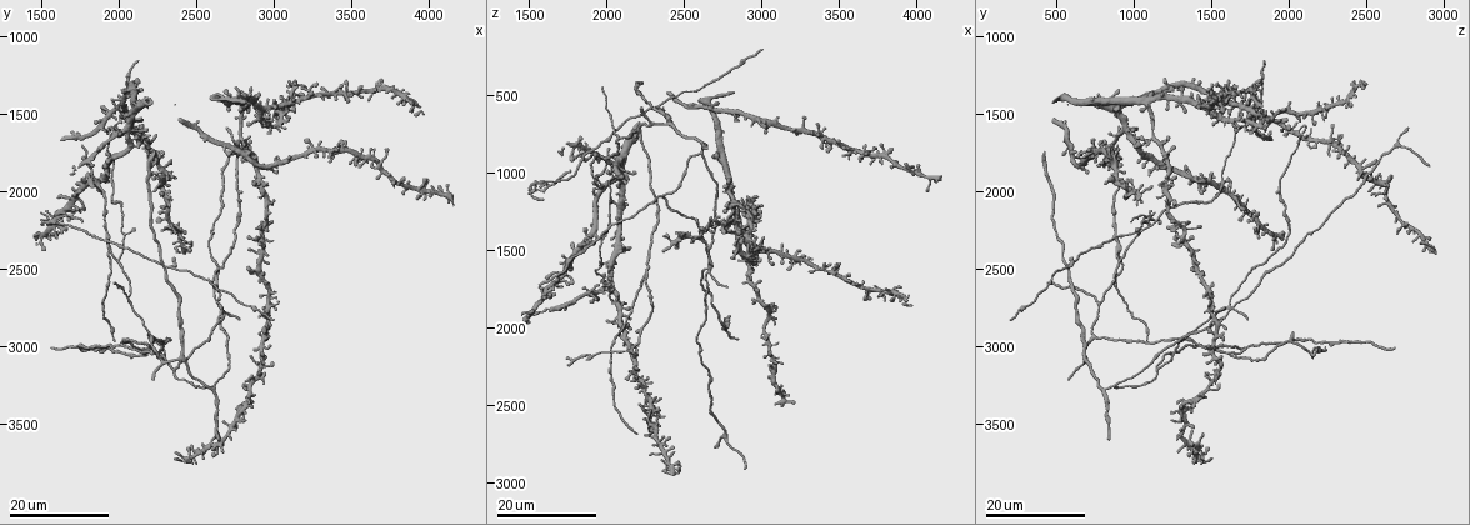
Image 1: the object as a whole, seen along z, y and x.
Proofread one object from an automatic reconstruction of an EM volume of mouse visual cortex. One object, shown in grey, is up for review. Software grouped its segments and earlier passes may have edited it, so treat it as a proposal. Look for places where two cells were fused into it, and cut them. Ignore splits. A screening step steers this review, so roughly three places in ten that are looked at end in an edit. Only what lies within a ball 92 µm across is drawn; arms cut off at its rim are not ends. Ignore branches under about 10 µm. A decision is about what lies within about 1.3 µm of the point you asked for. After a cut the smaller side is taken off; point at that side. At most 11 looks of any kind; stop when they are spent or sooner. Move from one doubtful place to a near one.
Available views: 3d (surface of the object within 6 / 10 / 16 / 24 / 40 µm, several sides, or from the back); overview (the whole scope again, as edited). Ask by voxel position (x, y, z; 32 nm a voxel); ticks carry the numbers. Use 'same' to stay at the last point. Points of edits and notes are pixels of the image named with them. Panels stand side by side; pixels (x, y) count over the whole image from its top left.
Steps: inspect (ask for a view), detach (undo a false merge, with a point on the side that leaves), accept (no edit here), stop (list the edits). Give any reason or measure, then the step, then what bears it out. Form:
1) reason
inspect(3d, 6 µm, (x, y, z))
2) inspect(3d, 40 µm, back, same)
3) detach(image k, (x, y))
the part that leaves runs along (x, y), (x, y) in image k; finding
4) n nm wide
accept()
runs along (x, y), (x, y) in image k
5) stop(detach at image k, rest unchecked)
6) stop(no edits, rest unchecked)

three-way junction
inspect(3d, 16 µm, (2020, 2280, 1020))

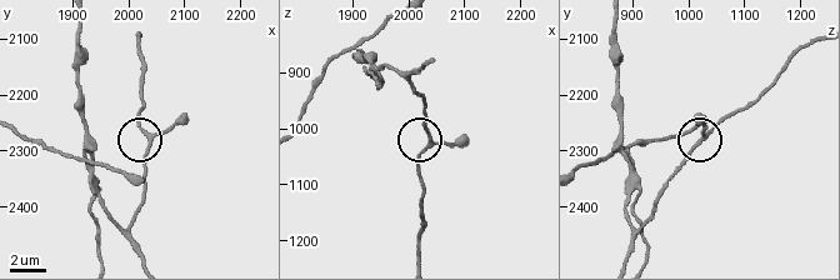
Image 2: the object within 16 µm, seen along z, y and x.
inspect(3d, 6 µm, (2030, 2260, 1040))

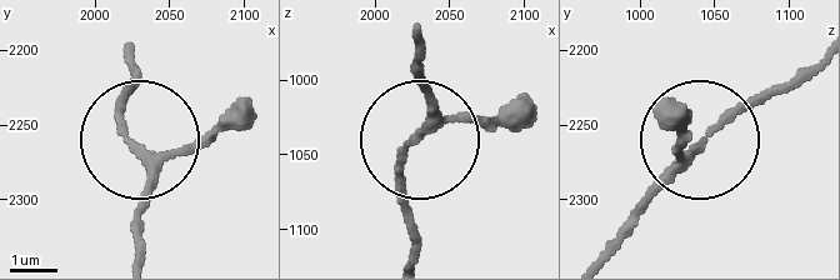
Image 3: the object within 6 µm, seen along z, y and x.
3 arms
accept()
runs along (604, 250), (699, 143), (819, 59) in image 3; one cell here

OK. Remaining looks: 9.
side arm on a straight run
inspect(3d, 16 µm, (1920, 2380, 920))

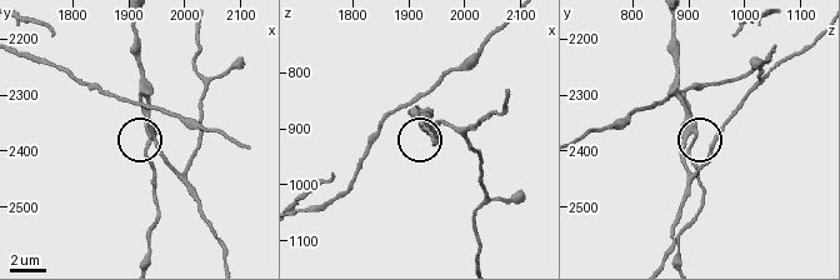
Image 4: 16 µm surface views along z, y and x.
closer look
inspect(3d, 6 µm, (1935, 2385, 905))

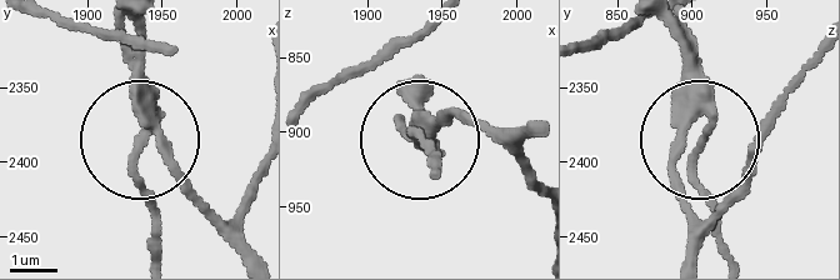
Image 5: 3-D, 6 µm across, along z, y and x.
3 arms
detach(image 5, (135, 156))
the part that leaves runs along (144, 91), (133, 171), (156, 254) in image 5; a second cell is stuck on

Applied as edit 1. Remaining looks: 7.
see it whole again
inspect(overview)

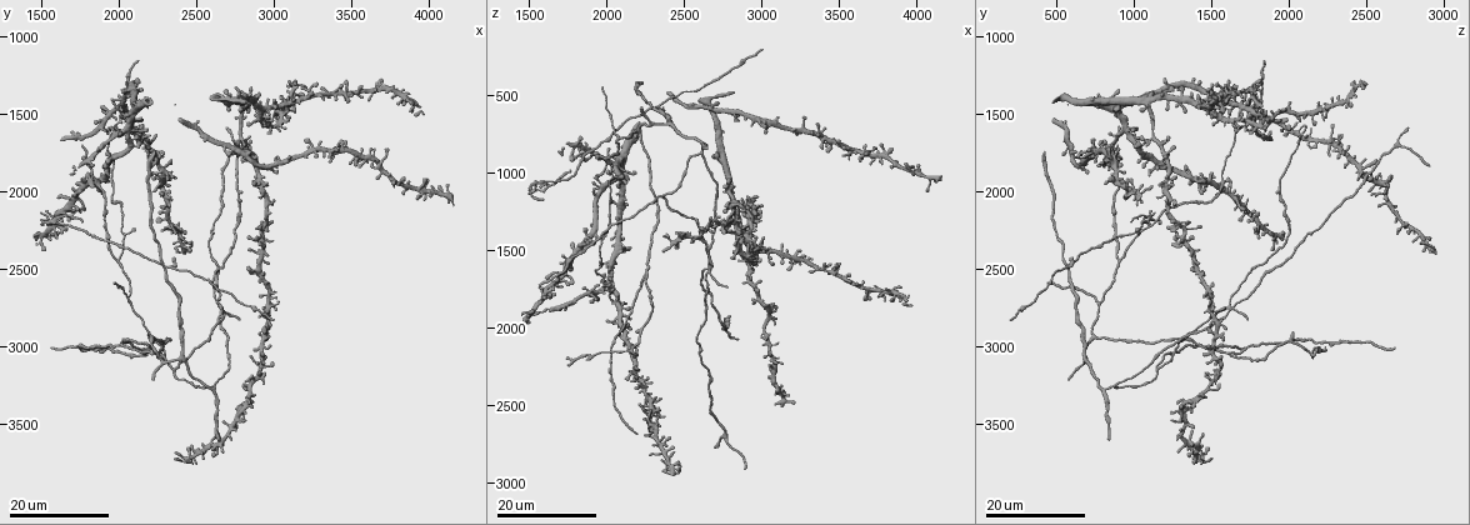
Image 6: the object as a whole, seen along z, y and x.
four or more arms meet
inspect(3d, 24 µm, (2300, 2460, 560))

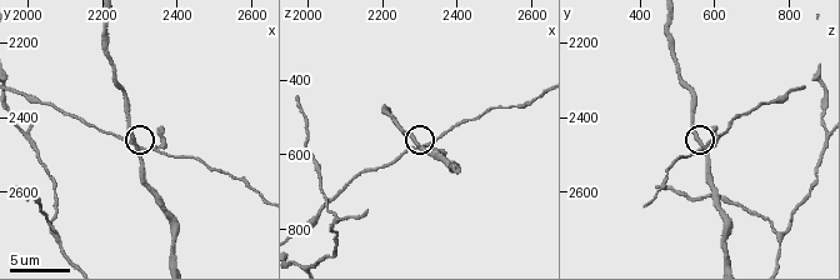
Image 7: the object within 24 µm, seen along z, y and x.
inspect(3d, 10 µm, (2290, 2480, 560))

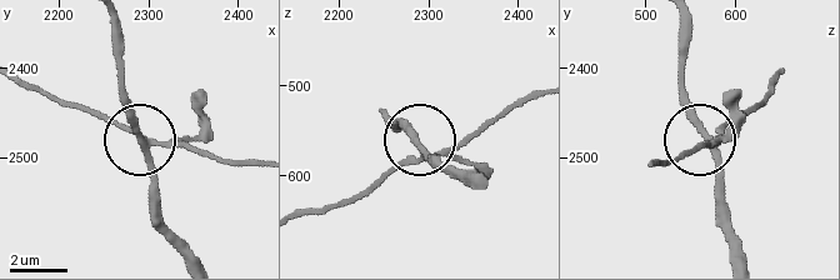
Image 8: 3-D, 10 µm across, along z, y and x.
230 nm wide
detach(image 8, (188, 136))
the part that leaves runs along (144, 138), (25, 88) in image 8; a second cell is stuck on

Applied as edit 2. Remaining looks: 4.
three arms meet
inspect(3d, 10 µm, (2070, 2710, 770))

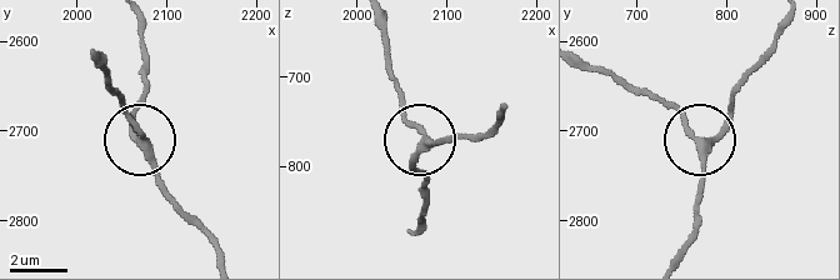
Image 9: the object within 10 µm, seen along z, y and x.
240 nm wide
accept()
all the same cell

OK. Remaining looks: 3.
arms part here
inspect(3d, 24 µm, (2220, 2940, 760))

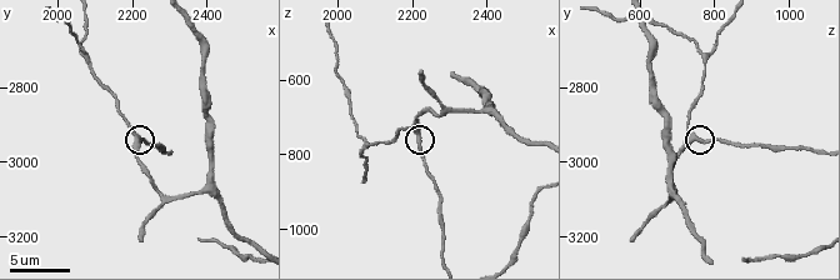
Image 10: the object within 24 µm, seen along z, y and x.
inspect(3d, 10 µm, (2220, 2940, 750))

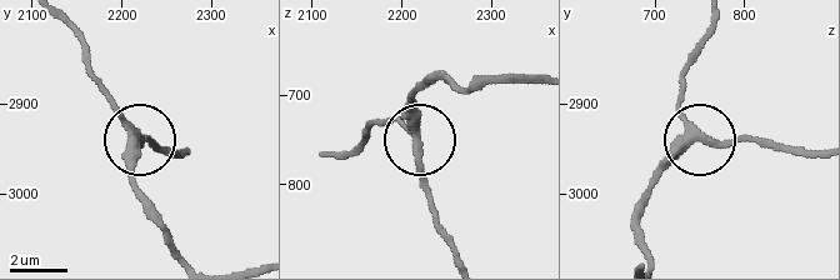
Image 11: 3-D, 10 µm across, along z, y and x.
3 arms
accept()
runs along (475, 86), (463, 91), (434, 76), (410, 105), (433, 218) in image 11; continuous, no second cell

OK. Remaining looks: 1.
stop(detach at image 5, detach at image 8, rest unchecked)

